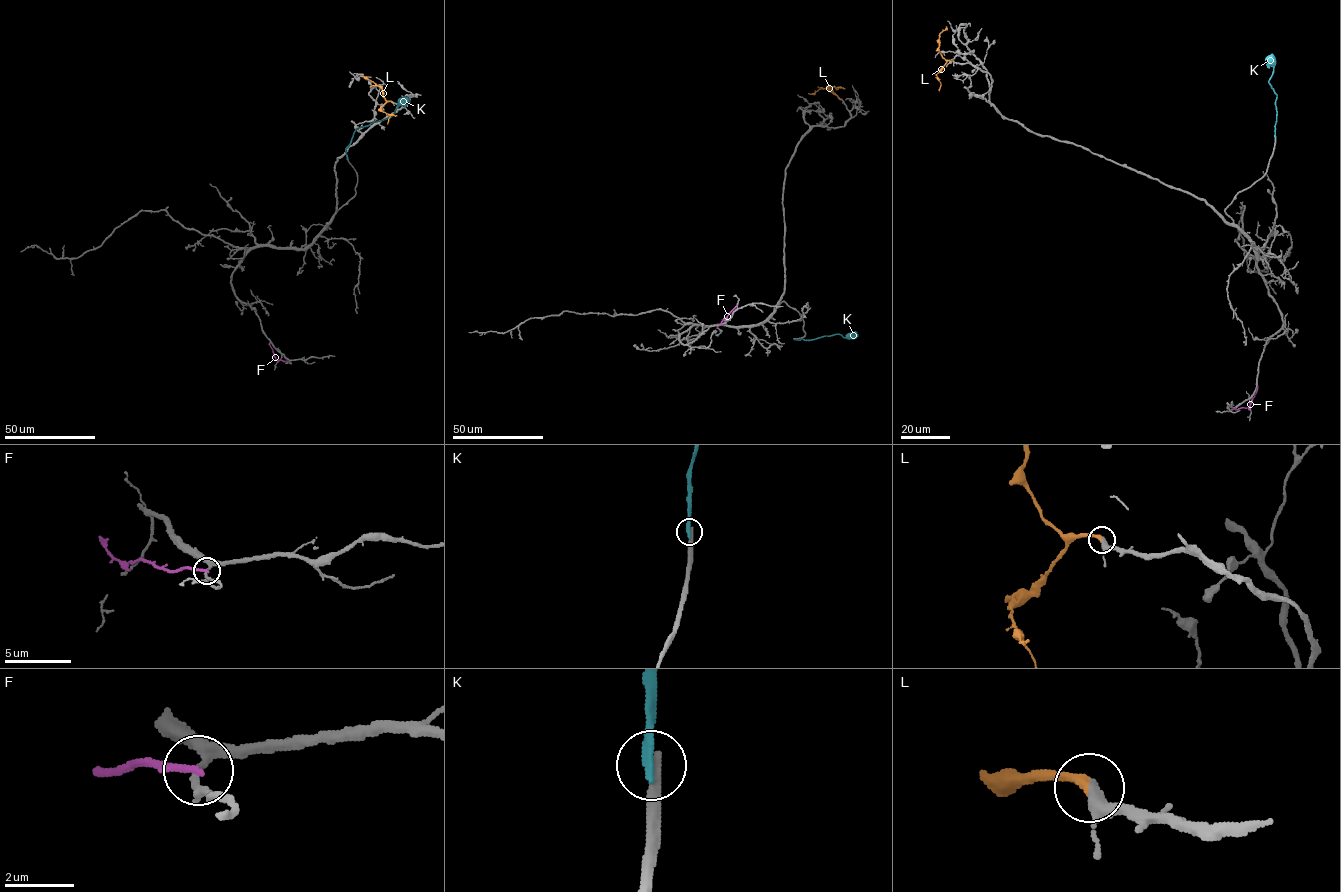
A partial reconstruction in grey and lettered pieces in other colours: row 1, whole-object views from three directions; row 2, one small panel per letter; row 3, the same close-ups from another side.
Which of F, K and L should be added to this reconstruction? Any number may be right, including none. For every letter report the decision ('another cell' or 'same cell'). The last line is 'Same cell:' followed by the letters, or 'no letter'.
F: another cell
K: another cell
L: same cell
Same cell: L

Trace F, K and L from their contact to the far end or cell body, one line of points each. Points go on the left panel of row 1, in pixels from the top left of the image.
F: (289, 361), (277, 360), (269, 343)
K: (347, 158), (345, 148), (357, 129), (389, 118), (409, 99)
L: (391, 101), (385, 99), (379, 86), (360, 76)

